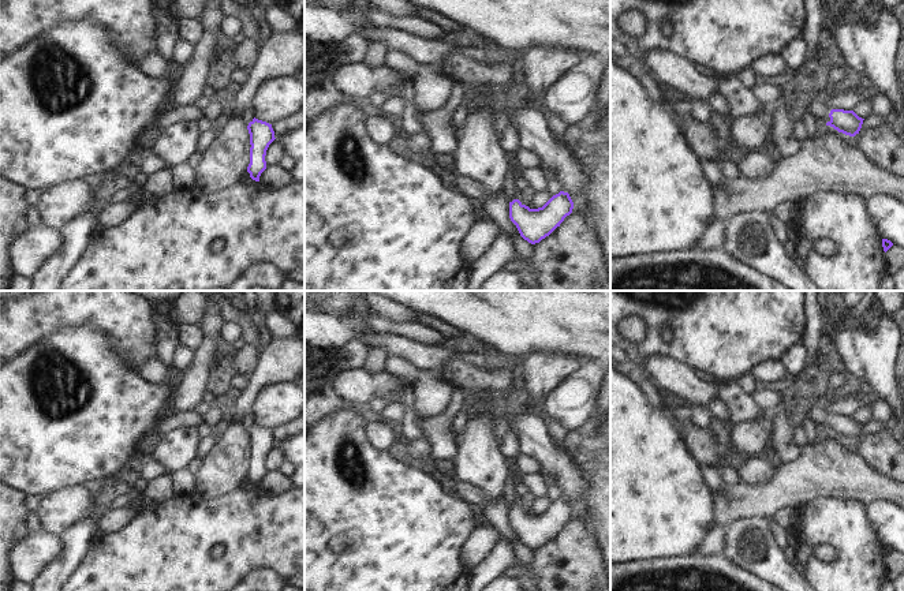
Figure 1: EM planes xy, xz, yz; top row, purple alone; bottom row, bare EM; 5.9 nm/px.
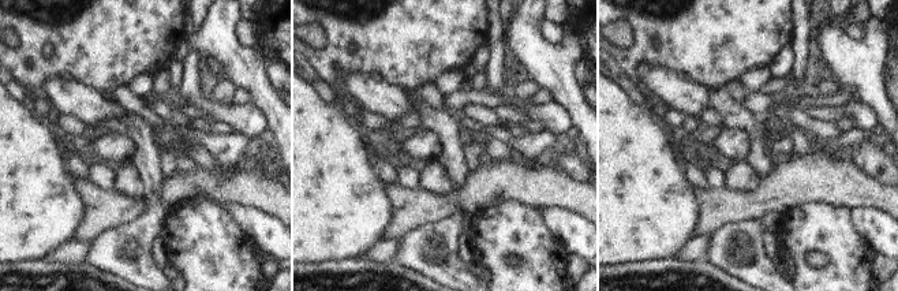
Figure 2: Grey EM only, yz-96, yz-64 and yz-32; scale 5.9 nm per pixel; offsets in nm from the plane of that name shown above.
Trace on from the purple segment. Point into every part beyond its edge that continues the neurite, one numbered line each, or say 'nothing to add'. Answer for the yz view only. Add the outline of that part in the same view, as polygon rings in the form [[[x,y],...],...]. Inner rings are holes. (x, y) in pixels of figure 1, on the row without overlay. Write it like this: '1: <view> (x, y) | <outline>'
1: yz (821, 418) | [[[811,408],[807,415],[813,419],[813,422],[822,430],[826,431],[828,427],[830,427],[829,419],[832,414],[828,414],[826,411],[821,408]]]

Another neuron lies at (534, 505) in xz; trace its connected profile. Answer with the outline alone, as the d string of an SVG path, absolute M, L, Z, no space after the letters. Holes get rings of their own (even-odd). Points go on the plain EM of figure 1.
M528 497L526 501L526 512L530 515L542 513L548 506L549 501L546 497Z

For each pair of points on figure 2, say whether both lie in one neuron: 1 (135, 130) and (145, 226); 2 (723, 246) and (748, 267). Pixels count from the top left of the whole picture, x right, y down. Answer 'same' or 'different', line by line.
1: same
2: same

